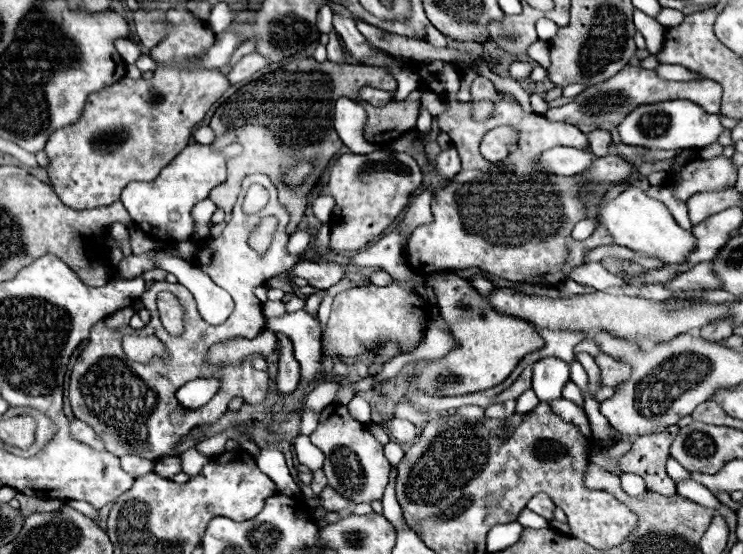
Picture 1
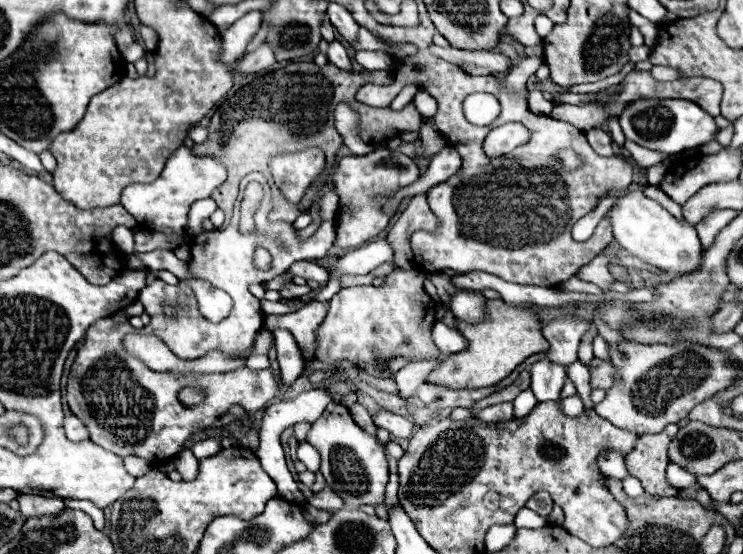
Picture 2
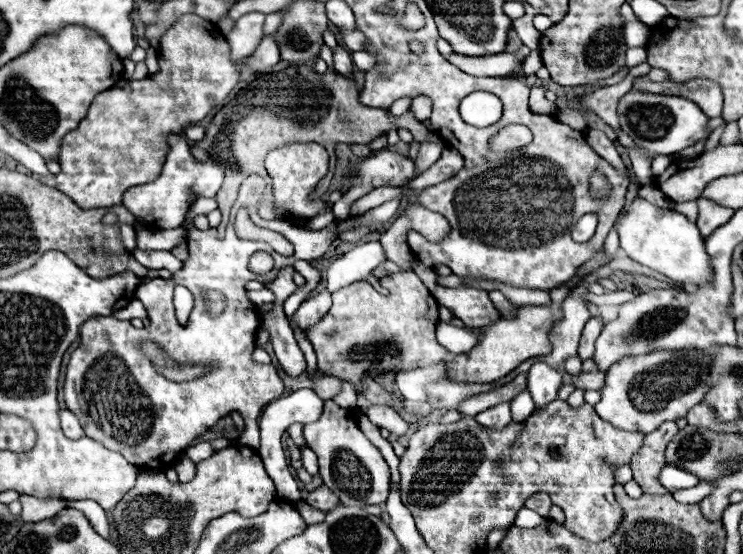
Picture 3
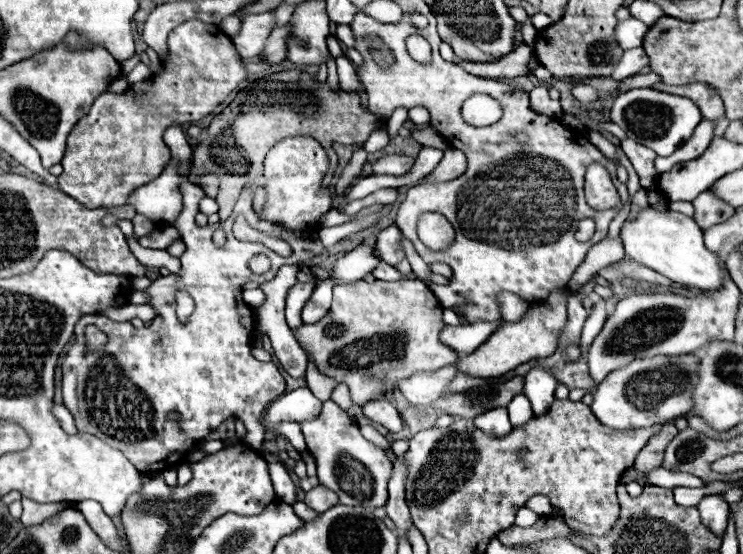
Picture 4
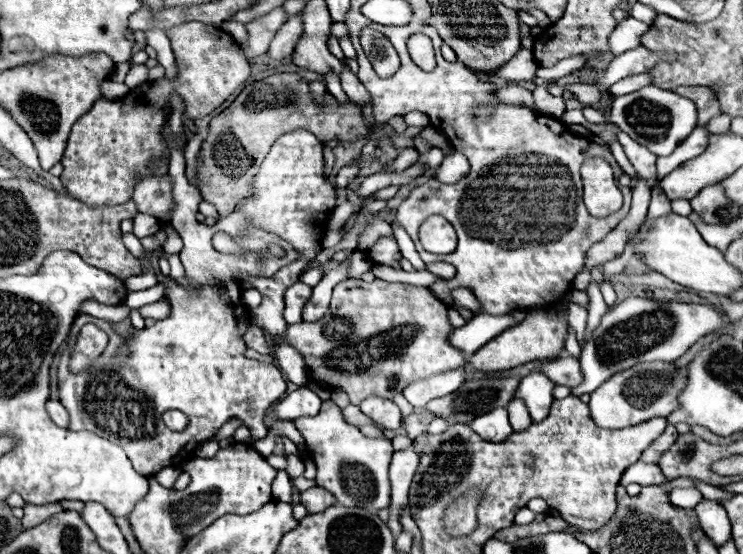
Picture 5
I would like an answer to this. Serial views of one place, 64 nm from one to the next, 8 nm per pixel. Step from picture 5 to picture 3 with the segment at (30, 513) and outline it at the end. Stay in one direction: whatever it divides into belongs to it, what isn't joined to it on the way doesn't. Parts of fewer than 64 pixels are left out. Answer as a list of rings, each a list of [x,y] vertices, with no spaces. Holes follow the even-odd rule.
[[[20,496],[22,502],[22,520],[24,522],[40,522],[46,518],[56,516],[60,510],[66,508],[64,500],[38,500],[34,496]]]

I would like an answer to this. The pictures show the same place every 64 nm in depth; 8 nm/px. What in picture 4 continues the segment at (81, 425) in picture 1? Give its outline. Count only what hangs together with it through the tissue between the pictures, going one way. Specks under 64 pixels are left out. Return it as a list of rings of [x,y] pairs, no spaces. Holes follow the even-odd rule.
[[[54,404],[54,406],[52,406],[52,414],[56,416],[56,420],[60,422],[60,426],[62,426],[66,432],[70,432],[70,434],[78,432],[76,426],[74,426],[74,418],[72,418],[72,414],[70,414],[62,404]]]

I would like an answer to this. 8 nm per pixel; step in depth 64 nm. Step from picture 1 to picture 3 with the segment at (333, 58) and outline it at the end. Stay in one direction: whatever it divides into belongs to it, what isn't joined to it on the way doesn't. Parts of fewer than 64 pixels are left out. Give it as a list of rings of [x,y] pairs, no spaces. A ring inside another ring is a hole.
[[[338,46],[338,48],[336,48],[336,52],[334,52],[334,68],[336,68],[336,72],[338,72],[338,74],[342,74],[344,78],[354,80],[354,74],[352,74],[352,68],[354,68],[352,58],[350,58],[348,50],[346,50],[346,48],[342,48],[342,46]]]

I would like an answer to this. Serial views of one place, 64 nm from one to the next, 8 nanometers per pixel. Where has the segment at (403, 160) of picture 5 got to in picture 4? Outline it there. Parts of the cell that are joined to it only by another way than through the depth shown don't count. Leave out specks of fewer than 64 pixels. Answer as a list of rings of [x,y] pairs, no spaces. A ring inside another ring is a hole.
[[[386,156],[374,162],[374,174],[402,176],[412,168],[412,164],[414,164],[412,156]]]

